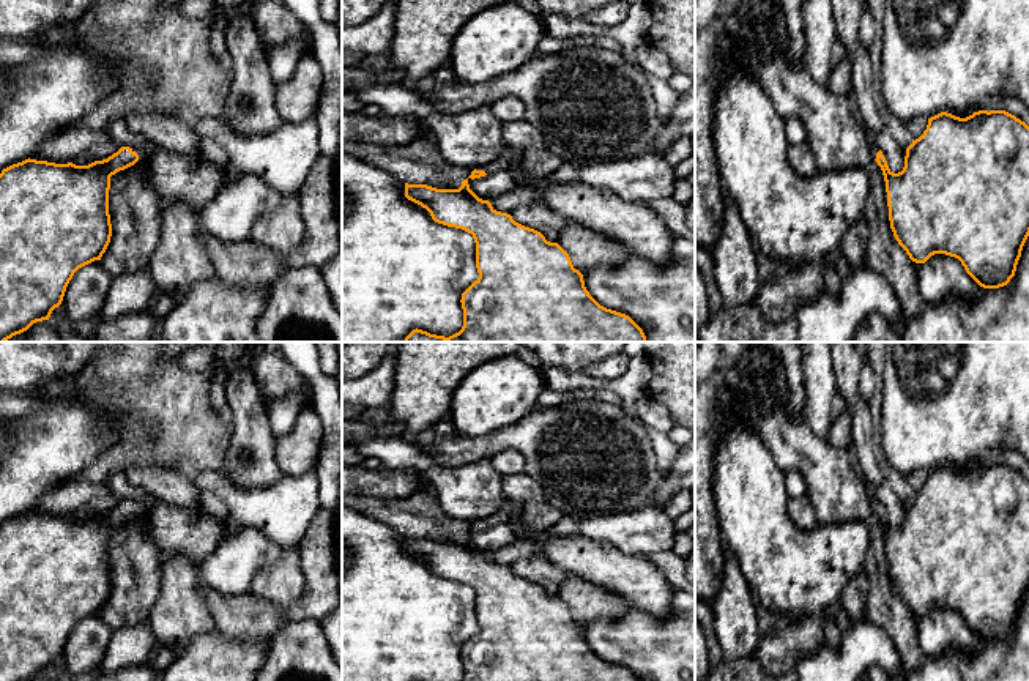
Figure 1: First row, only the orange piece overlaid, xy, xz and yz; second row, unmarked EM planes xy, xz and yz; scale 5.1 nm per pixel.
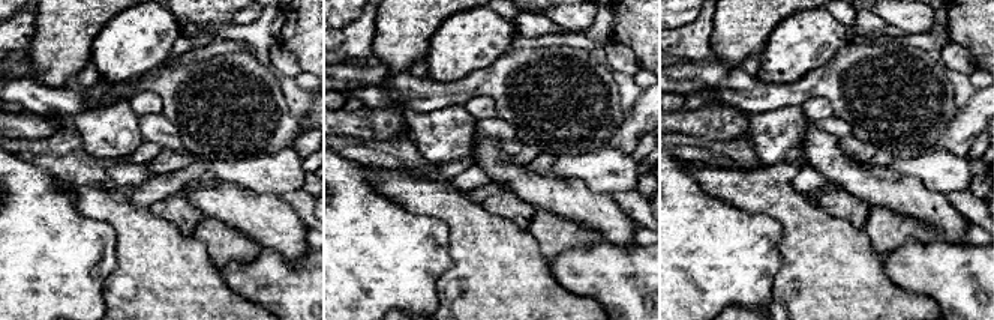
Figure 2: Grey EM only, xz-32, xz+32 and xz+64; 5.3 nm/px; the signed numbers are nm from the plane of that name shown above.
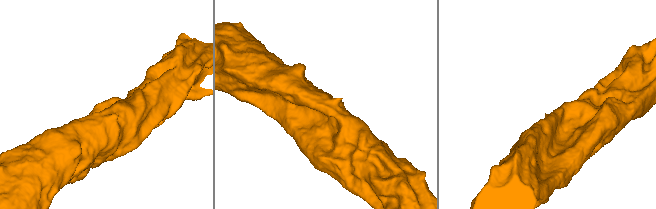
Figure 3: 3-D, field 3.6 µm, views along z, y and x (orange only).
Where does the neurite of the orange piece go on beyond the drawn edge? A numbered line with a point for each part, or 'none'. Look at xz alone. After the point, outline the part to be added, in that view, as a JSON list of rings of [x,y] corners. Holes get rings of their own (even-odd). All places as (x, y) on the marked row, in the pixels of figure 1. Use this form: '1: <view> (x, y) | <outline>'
1: xz (508, 156) | [[[506,148],[495,161],[476,167],[476,170],[484,170],[487,175],[498,170],[507,170],[511,164],[522,158],[522,154],[523,151],[520,150]]]

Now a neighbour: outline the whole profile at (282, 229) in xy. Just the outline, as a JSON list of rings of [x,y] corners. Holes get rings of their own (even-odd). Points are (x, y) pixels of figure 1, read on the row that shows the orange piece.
[[[287,194],[280,205],[262,214],[254,224],[249,240],[279,254],[292,254],[304,240],[303,207],[298,194]]]

